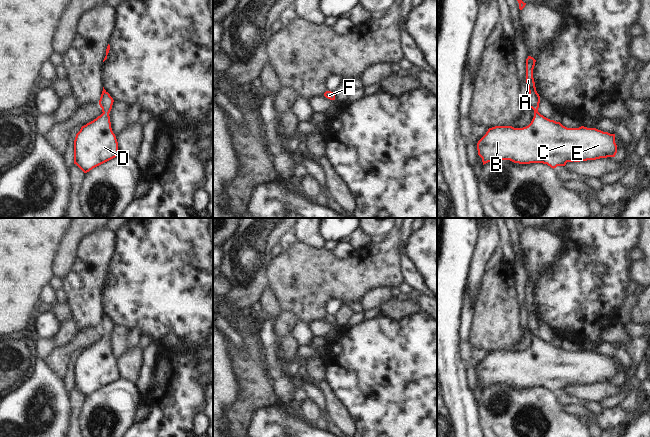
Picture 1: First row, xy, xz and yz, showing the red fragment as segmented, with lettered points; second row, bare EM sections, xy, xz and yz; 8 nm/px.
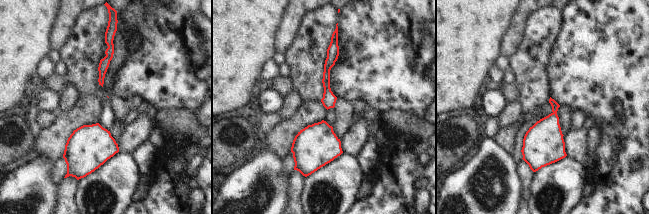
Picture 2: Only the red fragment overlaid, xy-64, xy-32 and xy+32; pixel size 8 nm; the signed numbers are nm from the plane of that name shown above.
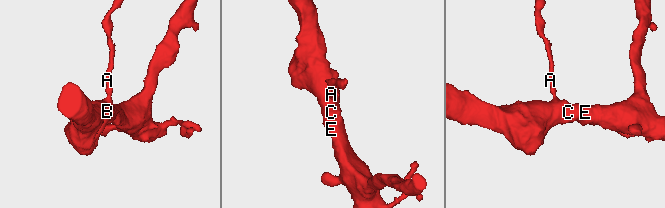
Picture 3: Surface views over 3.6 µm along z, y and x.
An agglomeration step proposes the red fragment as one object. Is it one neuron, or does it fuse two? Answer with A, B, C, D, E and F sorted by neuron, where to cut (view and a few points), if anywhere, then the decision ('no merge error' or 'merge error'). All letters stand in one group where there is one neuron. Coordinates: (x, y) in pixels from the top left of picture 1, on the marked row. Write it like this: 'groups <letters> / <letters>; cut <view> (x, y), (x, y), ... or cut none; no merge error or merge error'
groups A B C D E F; cut none; no merge error

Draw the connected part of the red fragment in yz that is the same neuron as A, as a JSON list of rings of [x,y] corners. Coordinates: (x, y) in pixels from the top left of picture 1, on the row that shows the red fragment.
[[[531,56],[526,59],[528,103],[534,110],[531,123],[523,128],[489,128],[477,143],[483,165],[494,160],[510,160],[519,164],[543,163],[554,169],[567,162],[615,157],[615,134],[584,126],[567,128],[538,112],[540,96],[533,78],[535,62]]]

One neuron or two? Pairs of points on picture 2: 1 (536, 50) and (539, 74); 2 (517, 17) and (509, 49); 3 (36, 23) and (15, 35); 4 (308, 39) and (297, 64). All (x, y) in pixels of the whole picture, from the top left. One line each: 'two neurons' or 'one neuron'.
1: one neuron
2: one neuron
3: one neuron
4: one neuron

